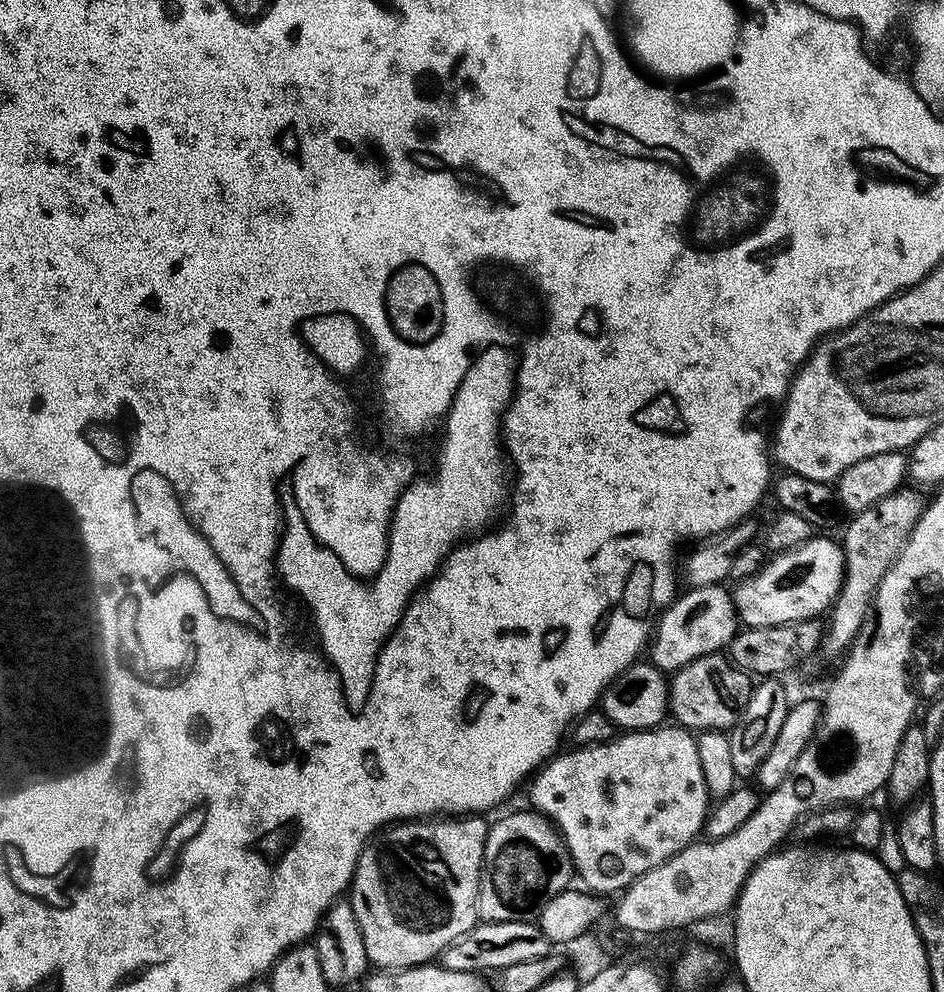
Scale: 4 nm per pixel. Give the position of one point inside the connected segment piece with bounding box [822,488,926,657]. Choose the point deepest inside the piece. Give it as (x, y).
(873, 539)

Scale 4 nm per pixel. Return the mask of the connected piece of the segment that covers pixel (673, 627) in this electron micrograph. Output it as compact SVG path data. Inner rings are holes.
M720 584L687 589L683 594L677 595L659 615L660 621L655 621L650 642L650 658L656 667L665 672L676 671L698 657L719 653L731 643L738 631L732 593Z

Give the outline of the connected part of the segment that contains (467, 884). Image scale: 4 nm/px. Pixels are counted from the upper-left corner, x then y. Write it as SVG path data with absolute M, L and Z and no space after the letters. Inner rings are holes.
M473 814L463 818L420 822L413 827L416 829L412 832L412 840L392 840L385 848L365 847L359 853L350 876L350 903L354 918L360 923L362 942L366 942L369 965L380 970L419 968L435 961L440 953L447 952L476 927L484 866L484 842L488 839L489 830L489 825L480 820L483 819Z

